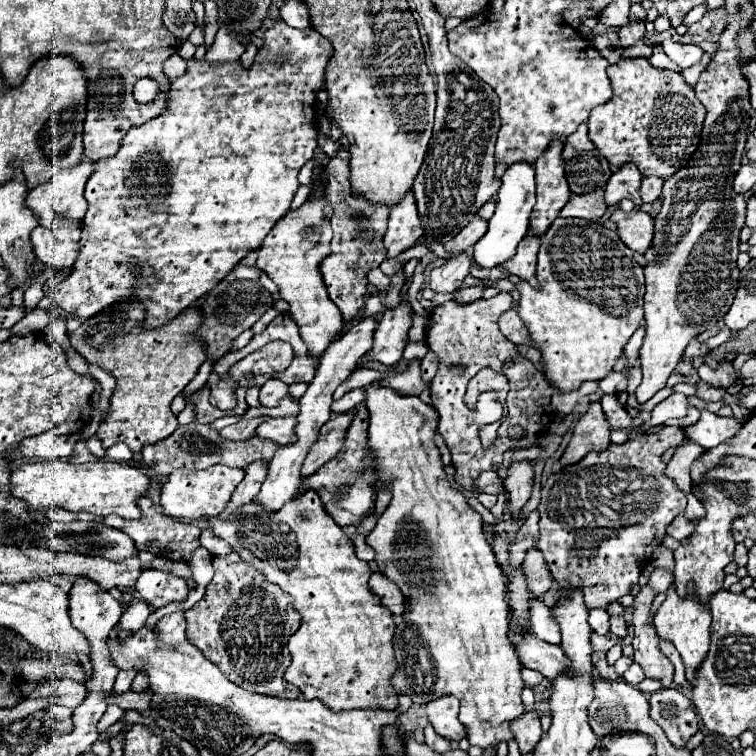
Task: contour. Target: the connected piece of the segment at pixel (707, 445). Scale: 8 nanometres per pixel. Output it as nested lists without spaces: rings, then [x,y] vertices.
[[[701,409],[701,419],[695,425],[687,427],[687,437],[699,443],[703,449],[713,449],[737,435],[741,429],[741,421],[735,417],[719,417],[707,409]]]

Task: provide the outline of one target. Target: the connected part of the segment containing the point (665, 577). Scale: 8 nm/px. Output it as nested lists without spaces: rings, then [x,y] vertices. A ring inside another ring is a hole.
[[[655,569],[653,575],[649,577],[649,587],[655,593],[665,593],[671,583],[673,583],[673,573],[665,571],[665,569]]]

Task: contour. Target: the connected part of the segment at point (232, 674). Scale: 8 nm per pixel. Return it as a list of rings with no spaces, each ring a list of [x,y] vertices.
[[[237,553],[213,557],[213,567],[215,577],[207,585],[203,601],[185,611],[187,641],[197,645],[199,651],[239,687],[281,699],[297,699],[297,687],[283,677],[291,665],[287,639],[301,623],[289,595],[277,585],[267,583],[265,577],[243,563]]]

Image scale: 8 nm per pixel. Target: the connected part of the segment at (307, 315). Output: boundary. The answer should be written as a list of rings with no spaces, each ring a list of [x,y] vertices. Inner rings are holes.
[[[321,199],[305,201],[299,209],[289,211],[285,217],[281,217],[275,223],[275,227],[269,231],[263,245],[259,247],[259,259],[257,259],[257,267],[263,269],[277,283],[281,299],[285,299],[289,303],[289,313],[291,313],[293,321],[299,325],[301,339],[305,341],[305,345],[315,361],[321,359],[327,345],[337,335],[341,335],[341,331],[345,327],[343,315],[337,309],[337,305],[329,299],[327,287],[319,273],[321,259],[325,259],[325,255],[329,255],[329,241],[331,241],[329,219],[331,219],[331,215],[333,215],[333,209],[329,207],[329,203],[325,203]],[[309,225],[315,227],[315,233],[303,235],[303,229]]]

